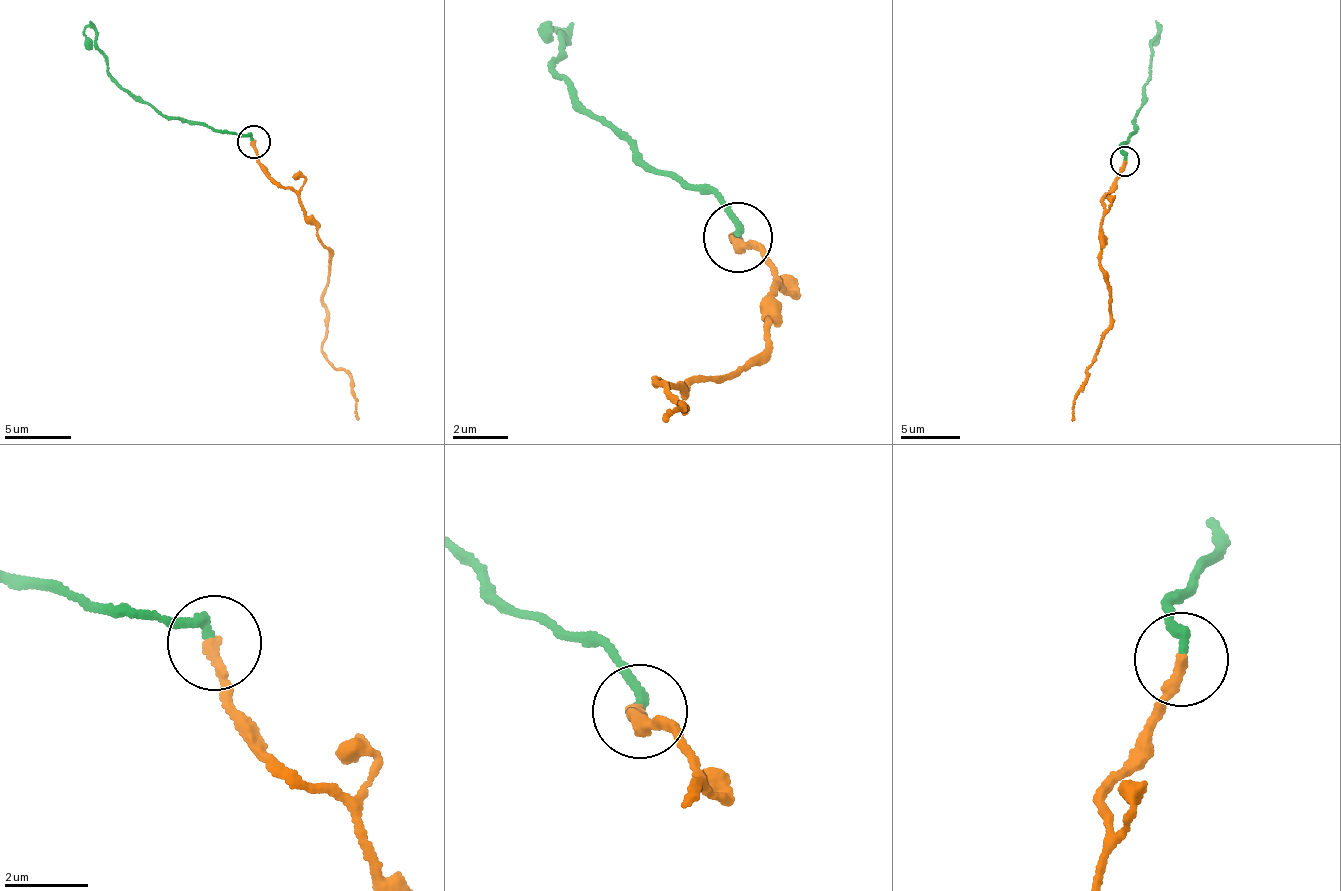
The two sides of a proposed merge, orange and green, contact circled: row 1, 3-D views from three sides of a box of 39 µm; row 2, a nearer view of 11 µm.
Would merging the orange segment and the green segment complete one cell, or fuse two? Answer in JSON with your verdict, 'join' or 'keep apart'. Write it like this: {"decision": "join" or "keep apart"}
{"decision": "keep apart"}

